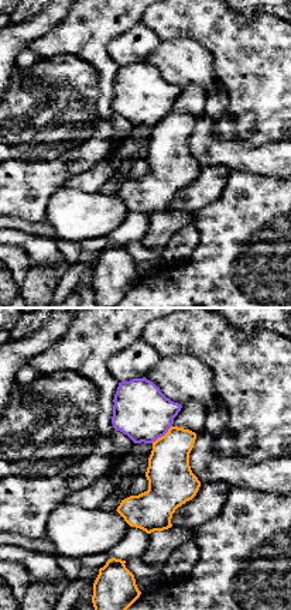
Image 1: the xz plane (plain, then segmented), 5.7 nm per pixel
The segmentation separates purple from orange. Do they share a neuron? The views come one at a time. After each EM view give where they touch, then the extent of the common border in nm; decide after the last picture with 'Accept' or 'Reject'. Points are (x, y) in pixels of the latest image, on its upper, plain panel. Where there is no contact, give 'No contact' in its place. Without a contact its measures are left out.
Touches purple at (161, 119). Shared border 160 nm

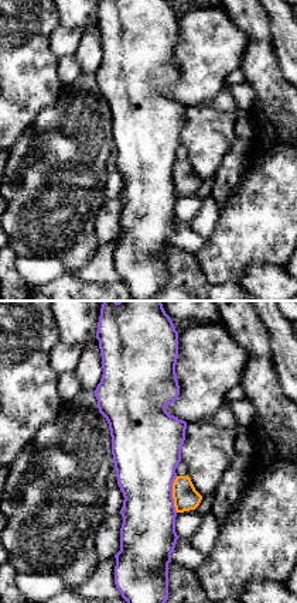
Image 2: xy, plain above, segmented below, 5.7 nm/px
Touches purple at (171, 178). Shared border 200 nm

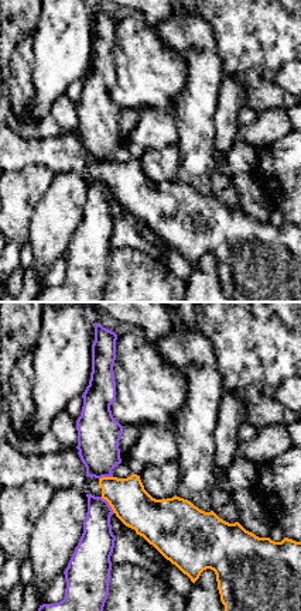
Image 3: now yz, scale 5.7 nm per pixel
Touches purple at (108, 188). Shared border 130 nm

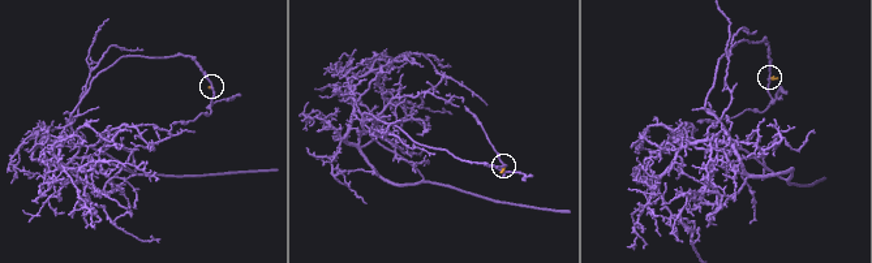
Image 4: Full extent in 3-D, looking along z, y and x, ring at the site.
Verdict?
Reject

